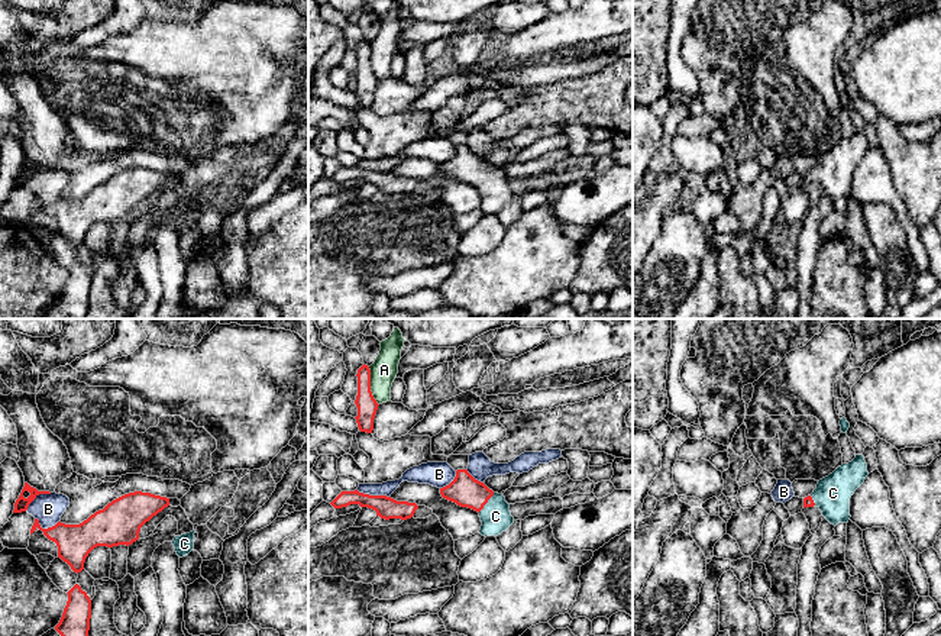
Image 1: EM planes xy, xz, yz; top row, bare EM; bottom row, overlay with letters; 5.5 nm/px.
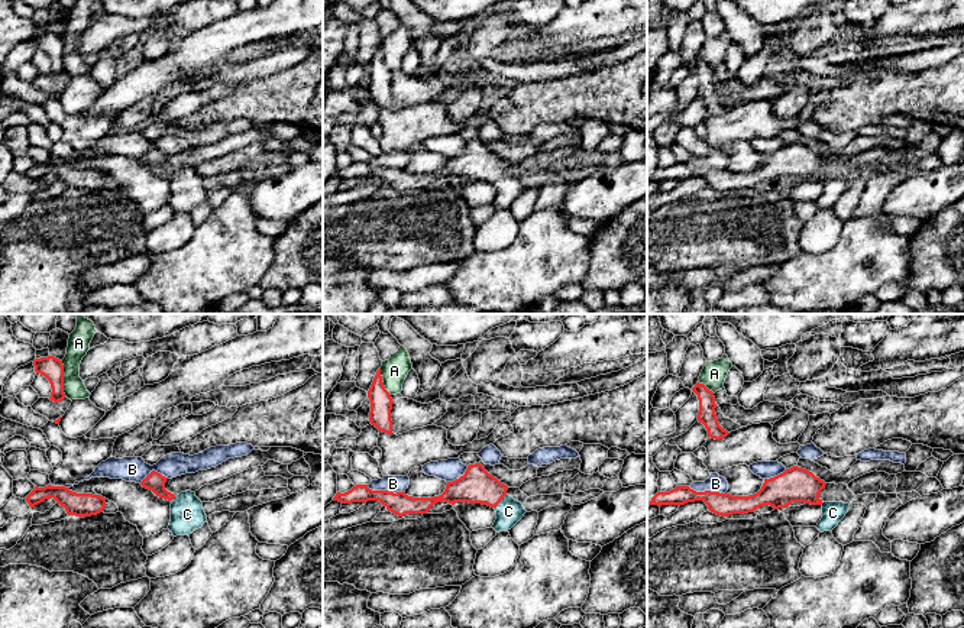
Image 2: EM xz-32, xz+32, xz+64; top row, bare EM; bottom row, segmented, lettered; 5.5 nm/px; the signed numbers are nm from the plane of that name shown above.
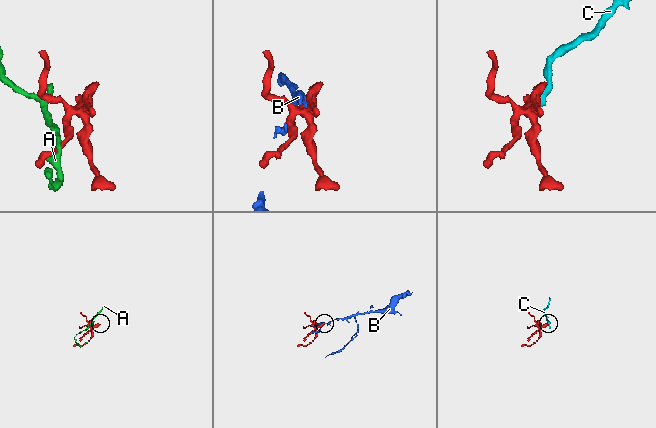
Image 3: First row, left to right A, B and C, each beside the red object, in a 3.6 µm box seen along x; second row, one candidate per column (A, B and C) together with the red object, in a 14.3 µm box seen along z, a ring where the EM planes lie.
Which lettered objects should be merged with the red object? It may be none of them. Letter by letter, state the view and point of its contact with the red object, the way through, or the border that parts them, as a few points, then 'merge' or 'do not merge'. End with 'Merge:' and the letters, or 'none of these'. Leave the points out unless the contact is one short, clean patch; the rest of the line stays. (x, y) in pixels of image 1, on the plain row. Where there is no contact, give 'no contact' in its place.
A: contact xz (369, 61); border xz (368, 42), (369, 65), (378, 80); do not merge
B: contact xz (372, 171); do not merge
C: contact xz (487, 177); way xz (466, 167), (487, 177), (495, 191); merge
Merge: C

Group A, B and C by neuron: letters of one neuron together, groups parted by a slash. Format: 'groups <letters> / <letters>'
groups A / B / C

